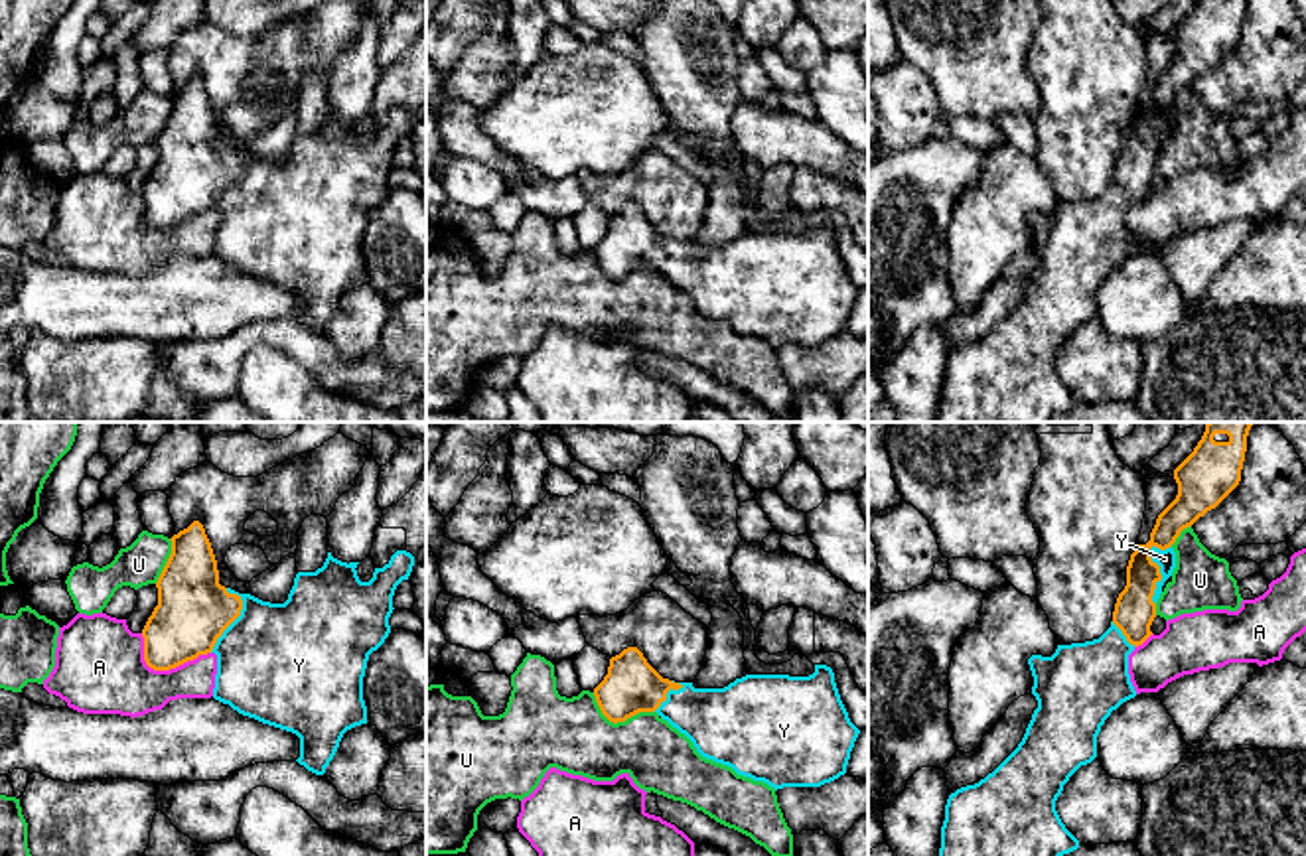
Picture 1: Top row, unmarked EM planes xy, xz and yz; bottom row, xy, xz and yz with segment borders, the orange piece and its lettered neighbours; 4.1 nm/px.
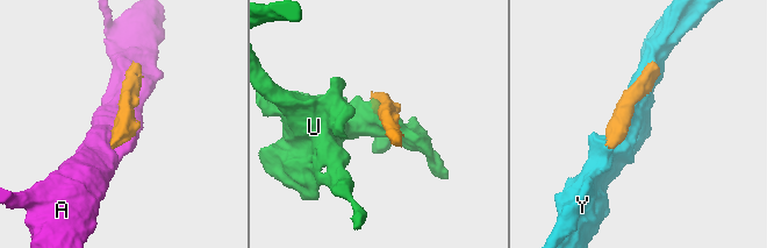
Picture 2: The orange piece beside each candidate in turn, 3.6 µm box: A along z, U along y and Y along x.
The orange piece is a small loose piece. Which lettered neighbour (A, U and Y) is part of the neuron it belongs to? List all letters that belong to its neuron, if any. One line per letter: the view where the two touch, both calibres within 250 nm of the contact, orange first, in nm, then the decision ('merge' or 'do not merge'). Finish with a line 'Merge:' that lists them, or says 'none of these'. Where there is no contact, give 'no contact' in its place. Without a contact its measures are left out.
A: xy | 280/340 nm | do not merge
U: xz | 220/300 nm | do not merge
Y: yz | 160/80 nm | merge
Merge: Y

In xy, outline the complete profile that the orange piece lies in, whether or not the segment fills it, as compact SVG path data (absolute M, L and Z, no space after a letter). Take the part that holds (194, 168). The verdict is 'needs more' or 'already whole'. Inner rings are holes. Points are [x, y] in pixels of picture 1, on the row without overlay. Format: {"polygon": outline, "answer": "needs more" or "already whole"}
{"polygon": "M199 79L170 99L172 112L156 140L158 164L142 187L146 223L170 229L215 211L213 256L243 274L296 292L296 320L324 333L343 292L367 282L367 219L391 191L393 154L408 138L414 114L397 108L383 126L375 126L369 140L361 140L355 128L359 120L347 122L327 110L322 126L296 132L284 162L270 162L219 142L217 118Z", "answer": "needs more"}

